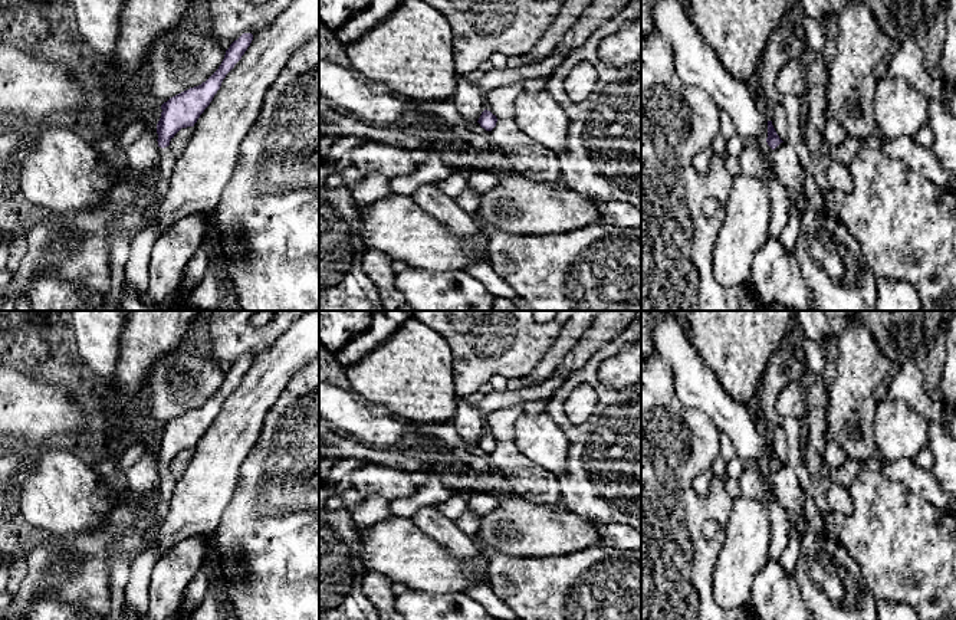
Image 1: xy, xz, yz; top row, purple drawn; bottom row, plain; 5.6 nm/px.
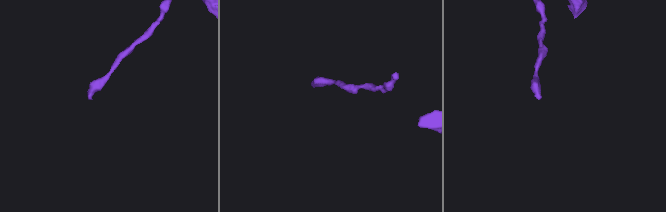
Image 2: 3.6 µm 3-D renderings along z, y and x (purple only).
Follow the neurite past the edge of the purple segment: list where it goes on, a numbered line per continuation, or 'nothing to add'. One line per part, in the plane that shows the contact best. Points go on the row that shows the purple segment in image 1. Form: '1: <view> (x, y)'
1: xy (167, 160)

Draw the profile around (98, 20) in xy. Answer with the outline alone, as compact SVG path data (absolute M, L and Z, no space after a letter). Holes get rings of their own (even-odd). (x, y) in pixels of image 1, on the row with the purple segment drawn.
M73 0L73 7L86 43L111 62L115 56L124 0Z

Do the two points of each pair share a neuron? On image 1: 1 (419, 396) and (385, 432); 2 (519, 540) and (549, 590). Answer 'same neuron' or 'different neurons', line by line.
1: different neurons
2: different neurons

